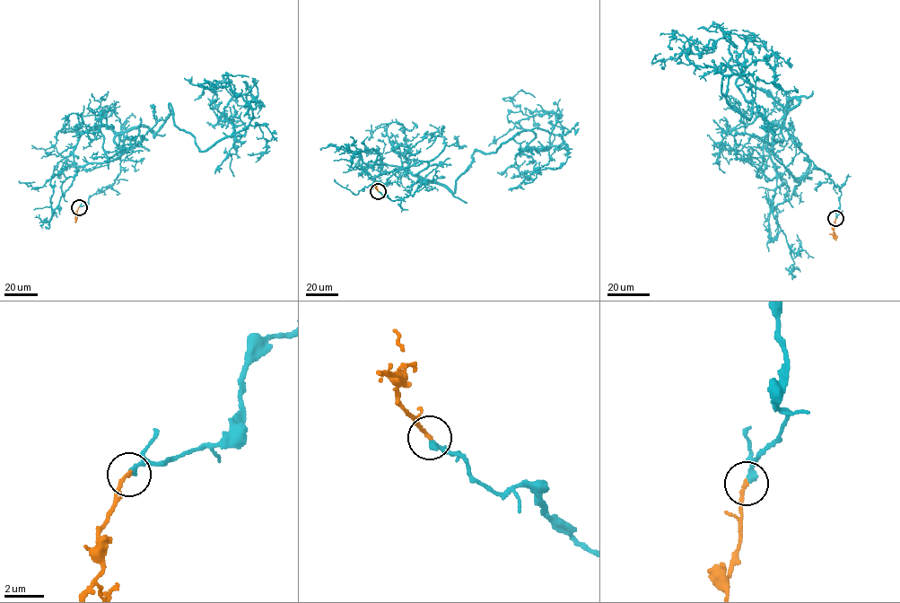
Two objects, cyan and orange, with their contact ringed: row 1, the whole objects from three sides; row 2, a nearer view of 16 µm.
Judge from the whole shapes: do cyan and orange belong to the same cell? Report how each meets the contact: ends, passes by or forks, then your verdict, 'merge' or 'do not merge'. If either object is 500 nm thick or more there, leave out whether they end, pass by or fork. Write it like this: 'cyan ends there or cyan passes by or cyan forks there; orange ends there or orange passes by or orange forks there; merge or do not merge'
cyan ends there; orange ends there; merge

